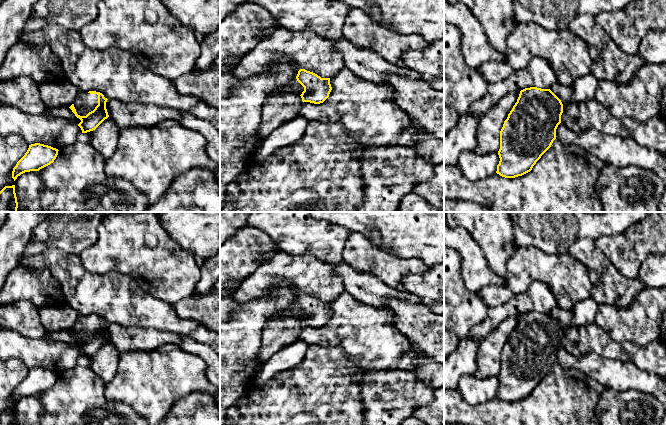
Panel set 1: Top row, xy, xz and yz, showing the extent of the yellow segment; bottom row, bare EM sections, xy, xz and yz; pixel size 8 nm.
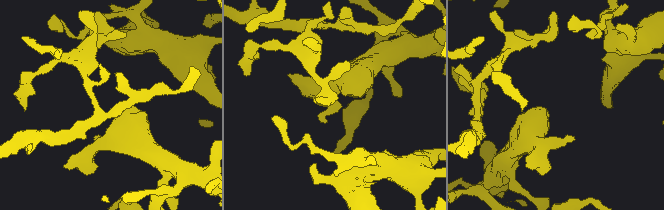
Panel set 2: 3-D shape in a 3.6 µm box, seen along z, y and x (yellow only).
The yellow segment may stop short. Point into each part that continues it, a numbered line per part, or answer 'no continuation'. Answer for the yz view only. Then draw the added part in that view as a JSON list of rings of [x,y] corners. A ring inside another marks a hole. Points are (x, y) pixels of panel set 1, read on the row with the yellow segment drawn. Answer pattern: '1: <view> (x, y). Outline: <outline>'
1: yz (584, 88). Outline: [[[591,73],[579,77],[573,84],[573,95],[569,104],[563,104],[563,109],[567,108],[572,103],[578,103],[586,100],[594,99],[598,79]]]

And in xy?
1: xy (84, 102). Outline: [[[79,91],[73,104],[78,115],[86,116],[98,105],[98,95]]]

